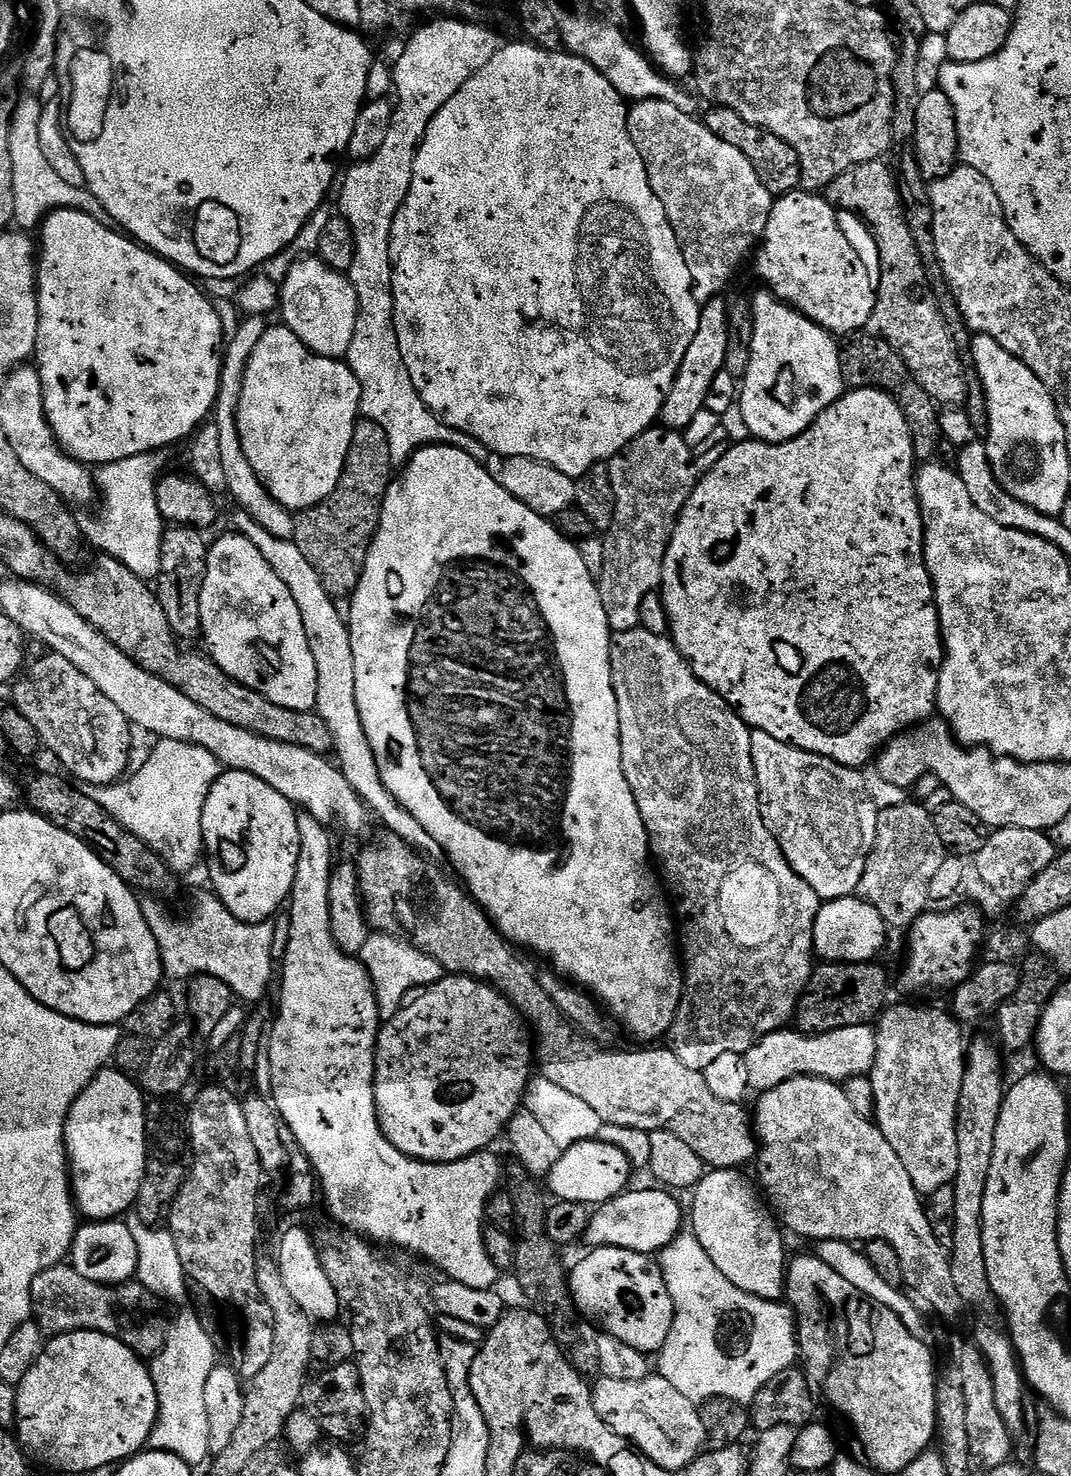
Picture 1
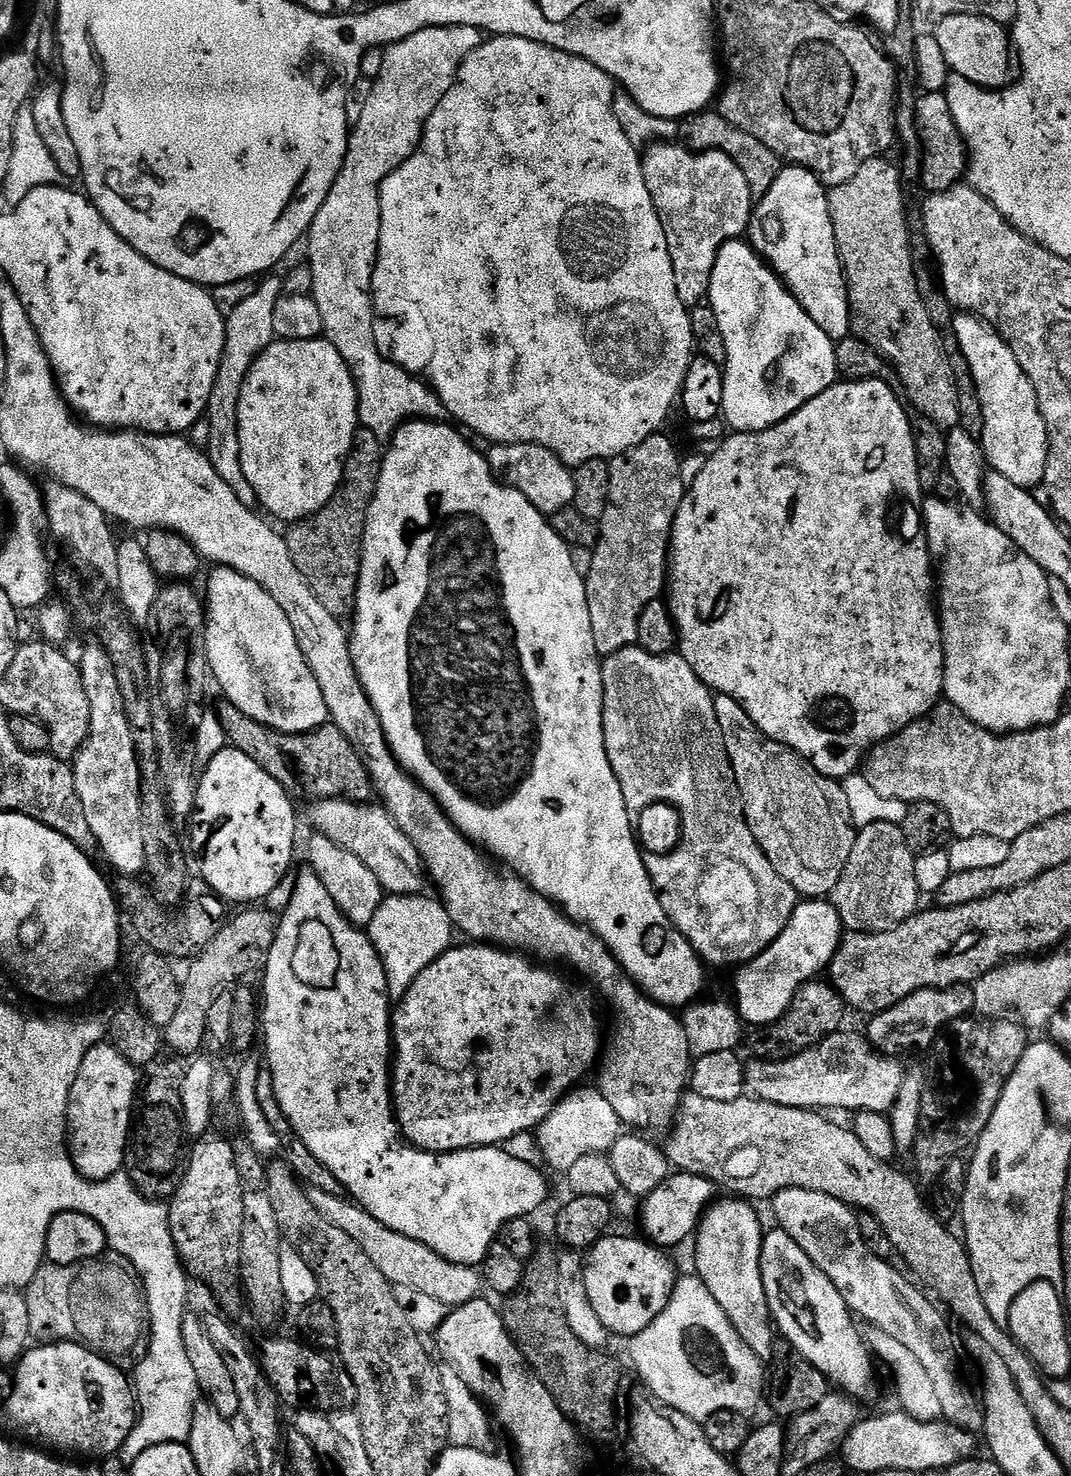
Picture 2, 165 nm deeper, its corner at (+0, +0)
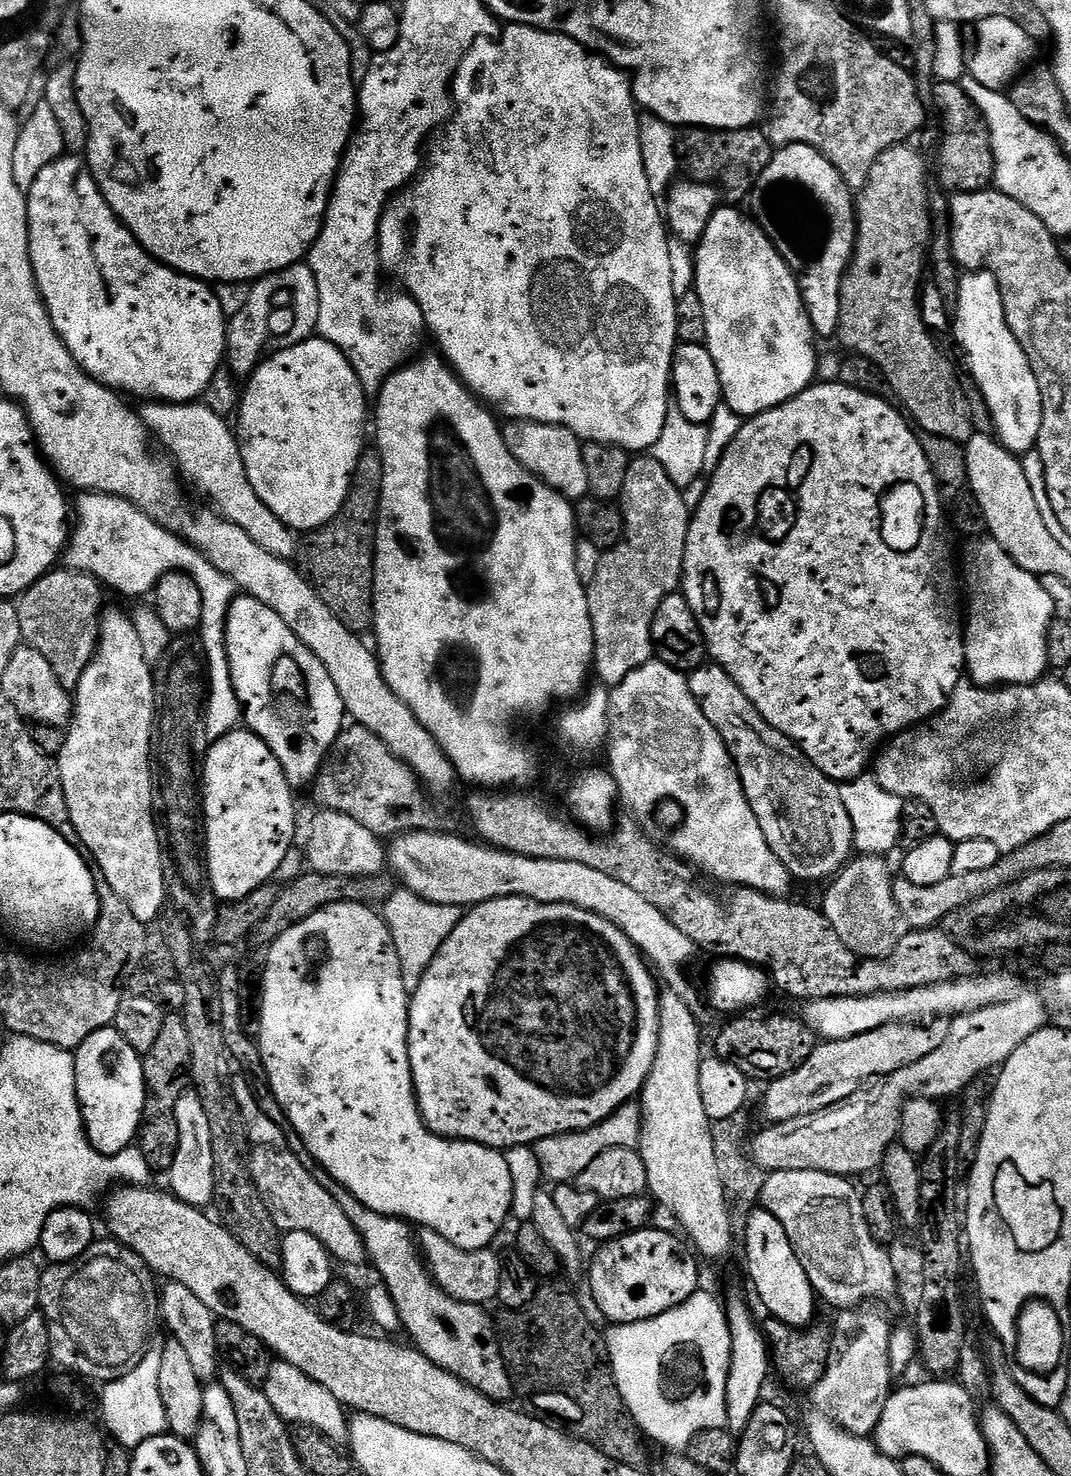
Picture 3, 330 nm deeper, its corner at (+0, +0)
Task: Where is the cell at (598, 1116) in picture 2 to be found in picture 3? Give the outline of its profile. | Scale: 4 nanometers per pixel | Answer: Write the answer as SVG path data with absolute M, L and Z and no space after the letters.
M636 1102L617 1108L613 1116L607 1116L601 1124L581 1132L566 1132L562 1136L542 1138L534 1146L534 1153L540 1167L540 1175L549 1185L566 1184L575 1181L602 1154L611 1148L636 1148L640 1143L640 1105Z

